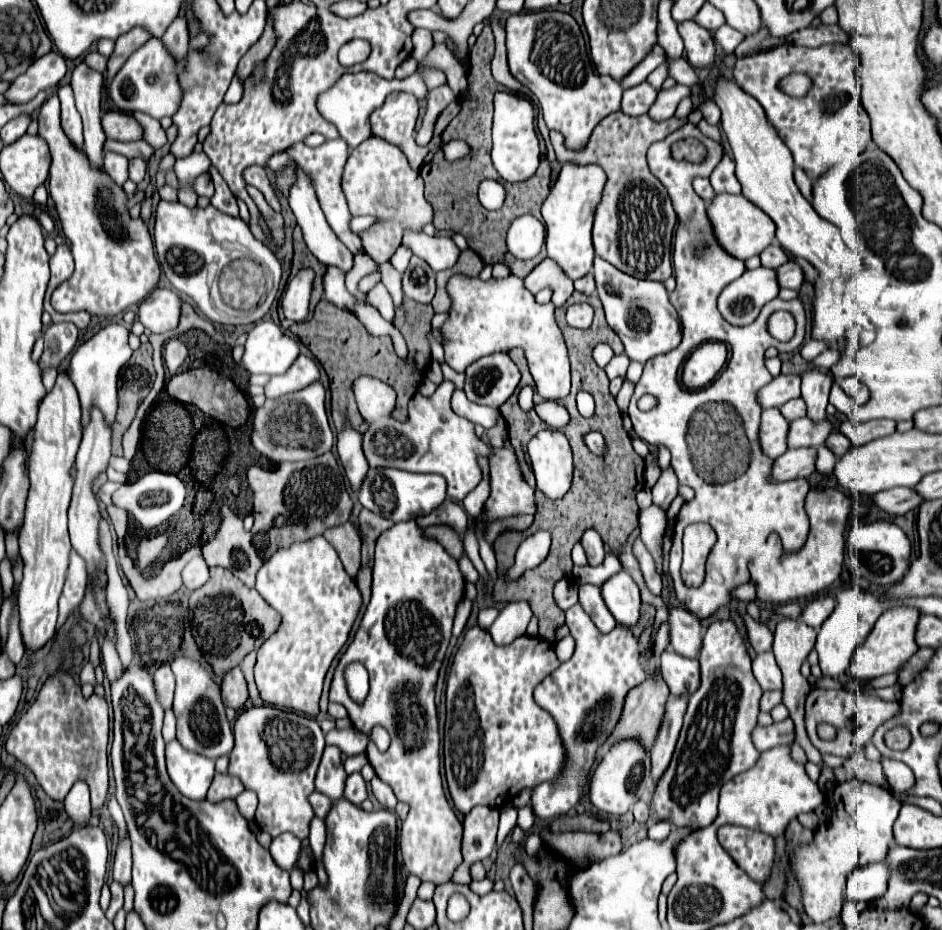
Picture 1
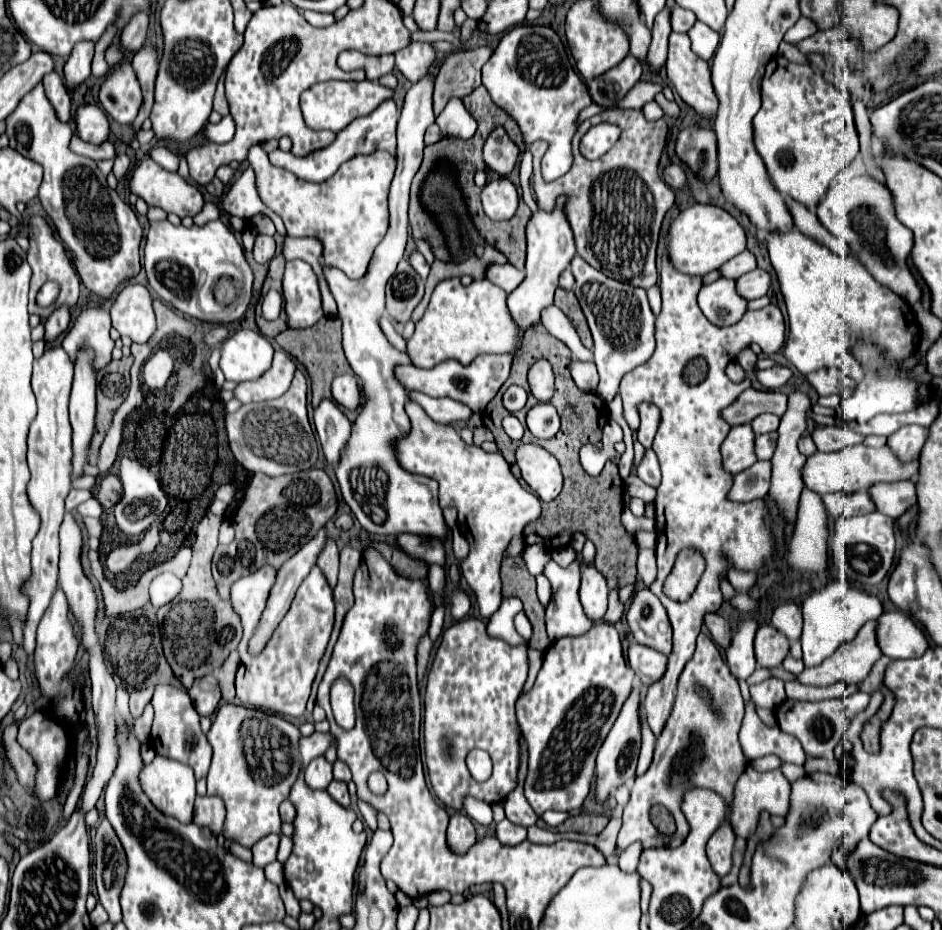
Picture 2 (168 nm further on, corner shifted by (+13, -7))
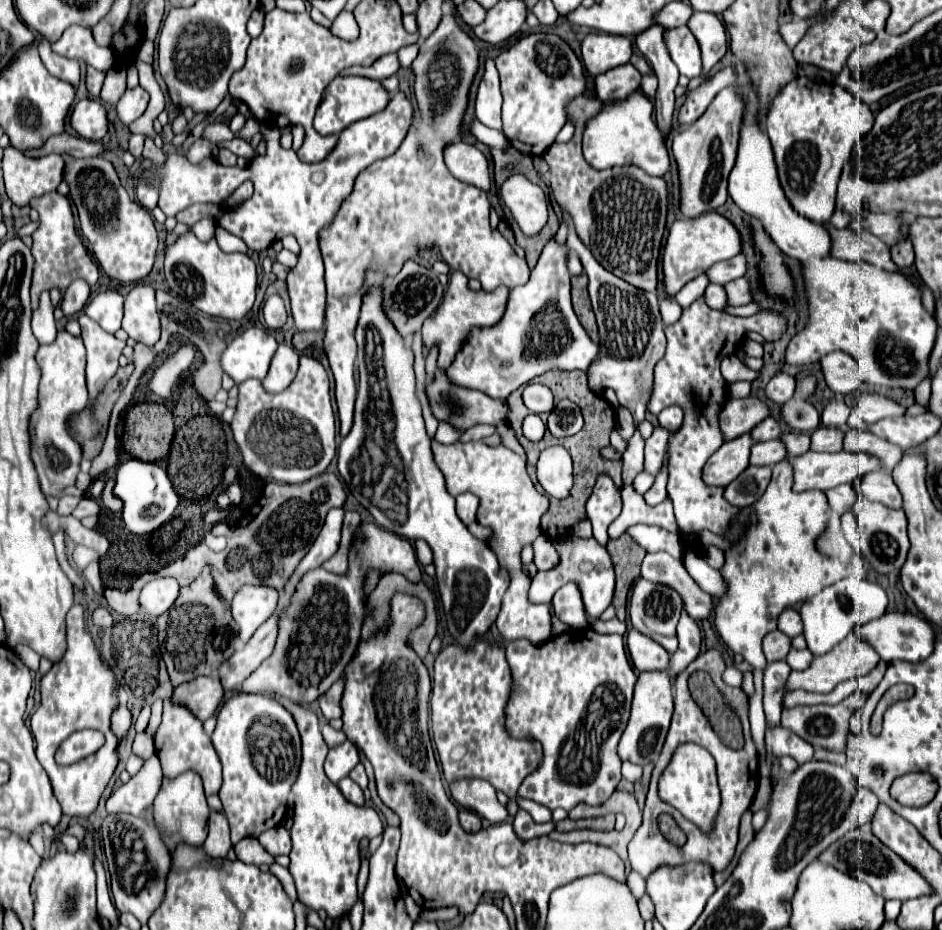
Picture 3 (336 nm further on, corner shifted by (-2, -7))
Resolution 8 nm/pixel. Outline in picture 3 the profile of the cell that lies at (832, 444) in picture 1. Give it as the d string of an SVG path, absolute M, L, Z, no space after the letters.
M802 431L784 433L782 441L786 443L786 449L792 455L804 455L806 451L810 451L810 433L802 433Z

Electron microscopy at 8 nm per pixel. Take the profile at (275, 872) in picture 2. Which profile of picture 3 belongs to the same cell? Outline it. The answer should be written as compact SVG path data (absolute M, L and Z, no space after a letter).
M246 837L242 839L240 843L234 845L236 849L236 855L240 861L244 863L250 863L250 865L272 865L276 863L274 857L270 857L258 843L258 839L252 839L252 837Z

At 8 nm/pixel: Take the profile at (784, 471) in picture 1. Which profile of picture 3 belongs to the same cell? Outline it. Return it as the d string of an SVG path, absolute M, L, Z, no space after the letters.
M750 465L744 473L736 477L736 481L732 481L726 487L724 497L728 503L736 507L750 507L752 503L756 503L756 499L760 499L760 495L764 495L770 483L770 477L772 477L770 467L752 467Z

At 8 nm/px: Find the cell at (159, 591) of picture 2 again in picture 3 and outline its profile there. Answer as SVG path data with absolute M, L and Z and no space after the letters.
M162 577L162 579L150 581L140 593L142 611L154 621L156 617L160 617L164 611L172 607L178 591L180 591L180 585L174 577Z

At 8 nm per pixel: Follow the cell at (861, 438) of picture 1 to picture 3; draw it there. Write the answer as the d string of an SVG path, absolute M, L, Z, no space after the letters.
M818 427L812 439L812 451L840 451L844 447L844 431L838 427Z

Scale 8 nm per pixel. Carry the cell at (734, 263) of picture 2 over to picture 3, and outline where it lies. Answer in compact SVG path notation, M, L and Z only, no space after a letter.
M736 255L734 259L728 259L728 261L720 261L716 265L712 265L708 269L708 277L712 283L718 283L718 285L724 285L724 283L730 283L732 279L738 279L738 277L744 277L748 271L748 261L746 261L746 255Z

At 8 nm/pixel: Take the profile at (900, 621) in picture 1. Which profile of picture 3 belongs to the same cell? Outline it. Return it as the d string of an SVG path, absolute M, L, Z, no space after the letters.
M852 631L830 653L826 653L822 657L814 657L814 661L812 661L812 665L808 669L804 669L804 671L792 671L790 677L788 677L786 689L788 691L804 689L804 691L814 691L814 693L828 693L828 691L832 691L842 681L858 679L858 677L868 675L868 671L872 671L872 667L876 667L878 661L880 661L880 655L876 655L876 649L870 647L864 639L860 639L860 635L856 635Z

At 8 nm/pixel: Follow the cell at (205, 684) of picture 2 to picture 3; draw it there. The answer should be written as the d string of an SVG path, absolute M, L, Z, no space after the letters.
M196 677L174 689L174 701L184 703L198 719L212 717L224 697L224 687L218 677Z

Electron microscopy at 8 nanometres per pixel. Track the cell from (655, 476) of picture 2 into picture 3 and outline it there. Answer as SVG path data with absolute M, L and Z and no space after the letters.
M654 427L652 437L646 441L646 459L644 459L644 471L650 475L658 475L662 465L664 465L664 457L666 457L666 441L668 441L668 431L664 431L662 427Z

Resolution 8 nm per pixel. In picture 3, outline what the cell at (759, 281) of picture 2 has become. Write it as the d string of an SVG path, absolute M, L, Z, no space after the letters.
M746 277L734 279L732 283L726 283L724 287L726 287L726 293L728 293L730 305L746 305L754 299L752 289L750 289L750 279L746 279Z

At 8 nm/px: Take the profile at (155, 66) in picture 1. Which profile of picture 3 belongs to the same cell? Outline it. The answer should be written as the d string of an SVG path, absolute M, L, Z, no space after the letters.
M134 87L128 89L122 99L118 101L116 109L118 109L118 117L124 125L130 125L132 121L138 119L147 108L149 103L149 94L142 87Z

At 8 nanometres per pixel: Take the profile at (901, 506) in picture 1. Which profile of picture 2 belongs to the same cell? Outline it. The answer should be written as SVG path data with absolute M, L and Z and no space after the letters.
M867 491L827 493L827 495L821 495L821 501L823 501L827 513L833 517L839 517L839 515L853 517L853 515L863 515L863 513L875 511L873 501L869 499Z

